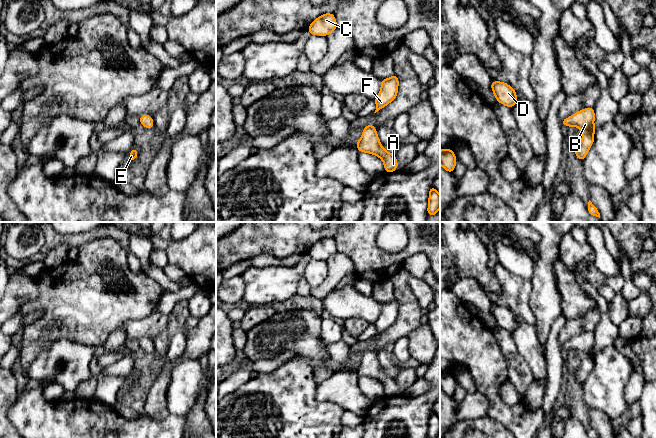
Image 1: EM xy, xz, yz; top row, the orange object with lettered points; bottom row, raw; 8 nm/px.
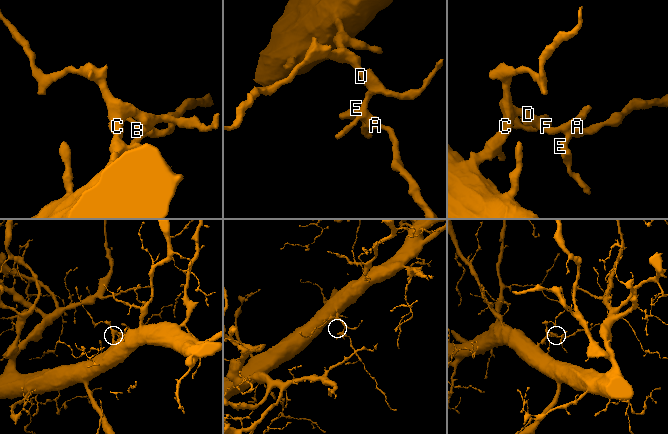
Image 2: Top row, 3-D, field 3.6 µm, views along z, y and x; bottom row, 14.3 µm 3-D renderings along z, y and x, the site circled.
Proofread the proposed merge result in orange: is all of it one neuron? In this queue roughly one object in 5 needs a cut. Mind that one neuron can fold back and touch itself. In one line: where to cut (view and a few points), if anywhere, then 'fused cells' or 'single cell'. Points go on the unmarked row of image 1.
no cut | single cell

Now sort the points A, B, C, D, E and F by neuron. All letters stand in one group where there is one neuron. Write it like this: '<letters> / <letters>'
A B C D E F

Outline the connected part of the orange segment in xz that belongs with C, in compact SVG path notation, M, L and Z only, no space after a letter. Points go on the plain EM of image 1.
M326 237L315 243L307 254L312 259L327 260L337 252L334 238Z

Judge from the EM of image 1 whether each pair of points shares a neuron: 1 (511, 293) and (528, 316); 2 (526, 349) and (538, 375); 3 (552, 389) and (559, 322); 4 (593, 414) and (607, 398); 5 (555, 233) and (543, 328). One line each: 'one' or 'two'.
1: one
2: one
3: one
4: two
5: one

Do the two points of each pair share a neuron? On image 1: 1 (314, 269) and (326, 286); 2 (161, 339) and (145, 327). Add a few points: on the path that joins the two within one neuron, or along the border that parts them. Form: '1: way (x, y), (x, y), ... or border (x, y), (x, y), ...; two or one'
1: border (326, 260), (327, 276), (319, 284), (311, 288); two
2: border (168, 327), (151, 340); two

